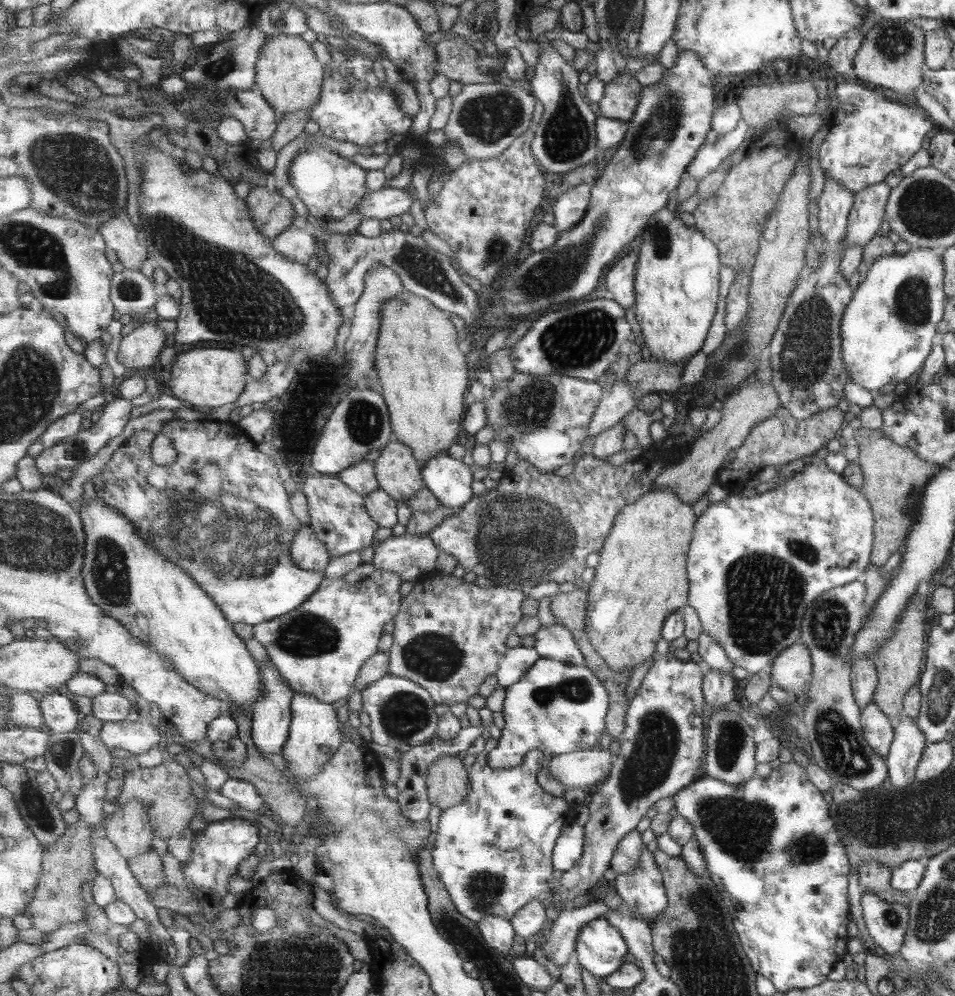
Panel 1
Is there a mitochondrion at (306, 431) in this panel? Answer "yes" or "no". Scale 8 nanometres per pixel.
no

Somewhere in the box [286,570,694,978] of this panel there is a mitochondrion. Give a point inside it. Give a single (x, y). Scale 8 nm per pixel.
(649, 762)

